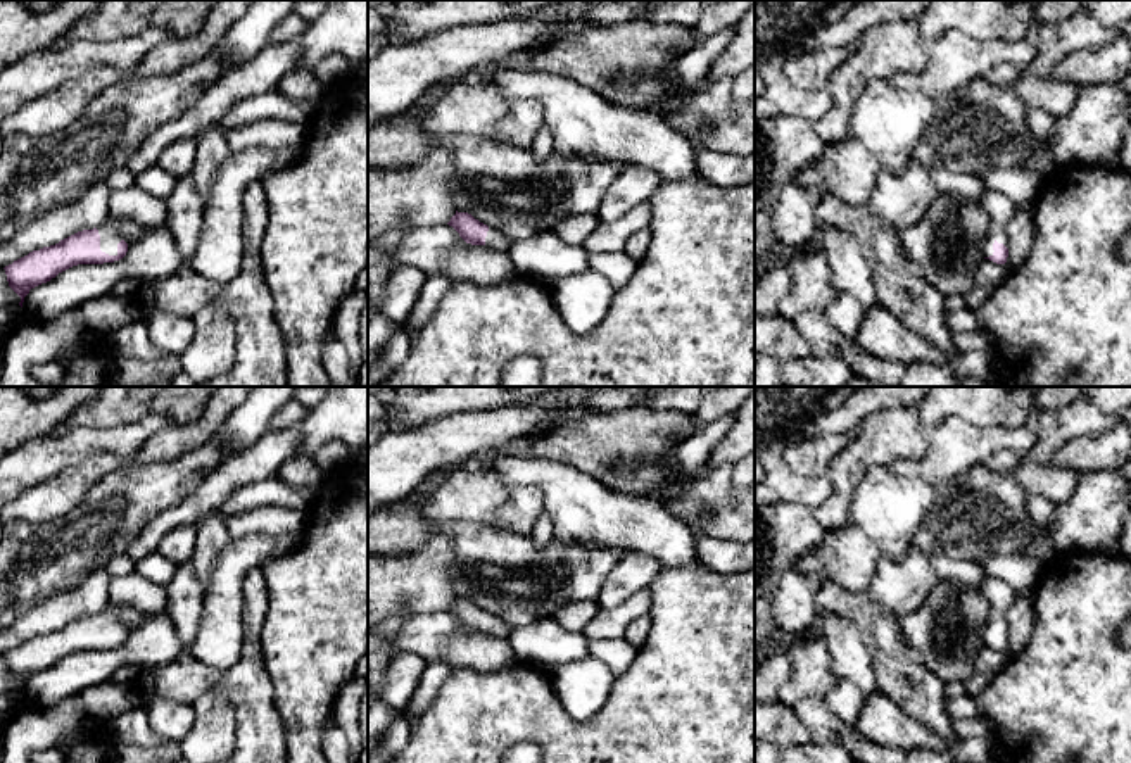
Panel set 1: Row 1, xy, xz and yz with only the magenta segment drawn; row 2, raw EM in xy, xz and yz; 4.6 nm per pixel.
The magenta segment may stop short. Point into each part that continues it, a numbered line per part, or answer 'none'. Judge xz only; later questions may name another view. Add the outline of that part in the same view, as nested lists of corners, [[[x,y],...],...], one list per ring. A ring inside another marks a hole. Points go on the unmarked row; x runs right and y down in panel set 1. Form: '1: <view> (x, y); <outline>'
1: xz (496, 627); [[[489,613],[487,623],[485,623],[485,634],[492,637],[508,639],[511,632],[513,628],[504,620]]]

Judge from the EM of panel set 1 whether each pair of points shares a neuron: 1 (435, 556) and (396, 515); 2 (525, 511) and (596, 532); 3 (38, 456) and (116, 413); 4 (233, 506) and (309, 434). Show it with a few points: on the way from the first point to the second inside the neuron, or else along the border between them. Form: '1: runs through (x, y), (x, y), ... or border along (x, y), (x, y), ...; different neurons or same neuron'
1: border along (430, 534), (418, 549), (385, 556); different neurons
2: border along (513, 485), (536, 485), (546, 510); different neurons
3: border along (133, 422), (71, 427), (54, 434); different neurons
4: border along (275, 473), (237, 487), (225, 499); different neurons

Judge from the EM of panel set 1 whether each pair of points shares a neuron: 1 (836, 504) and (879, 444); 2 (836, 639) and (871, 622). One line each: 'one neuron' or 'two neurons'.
1: one neuron
2: two neurons

